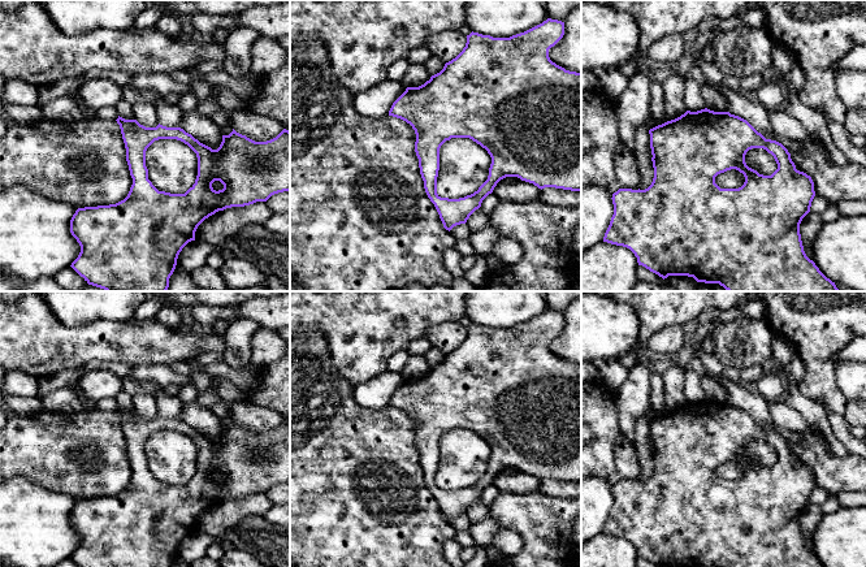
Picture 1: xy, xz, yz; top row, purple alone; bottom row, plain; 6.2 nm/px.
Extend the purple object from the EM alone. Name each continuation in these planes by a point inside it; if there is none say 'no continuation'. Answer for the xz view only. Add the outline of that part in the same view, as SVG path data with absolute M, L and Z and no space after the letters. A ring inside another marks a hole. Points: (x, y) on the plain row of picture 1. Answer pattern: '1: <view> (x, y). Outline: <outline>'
no continuation

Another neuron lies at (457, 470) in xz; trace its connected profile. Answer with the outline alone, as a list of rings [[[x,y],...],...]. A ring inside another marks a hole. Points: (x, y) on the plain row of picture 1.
[[[451,429],[440,440],[437,485],[459,490],[473,485],[488,471],[492,449],[469,429]]]

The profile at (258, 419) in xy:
[[[246,399],[228,403],[233,420],[255,433],[267,433],[276,429],[283,417],[269,408],[256,406]]]

